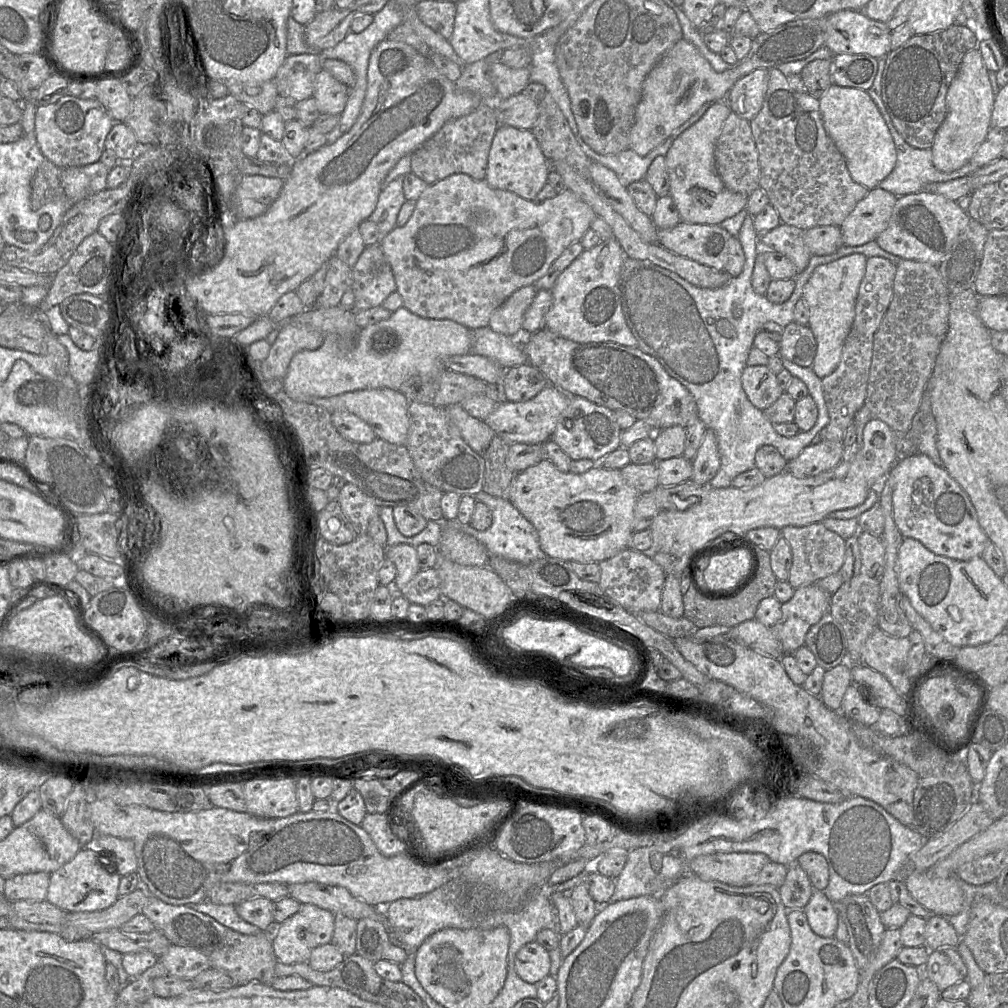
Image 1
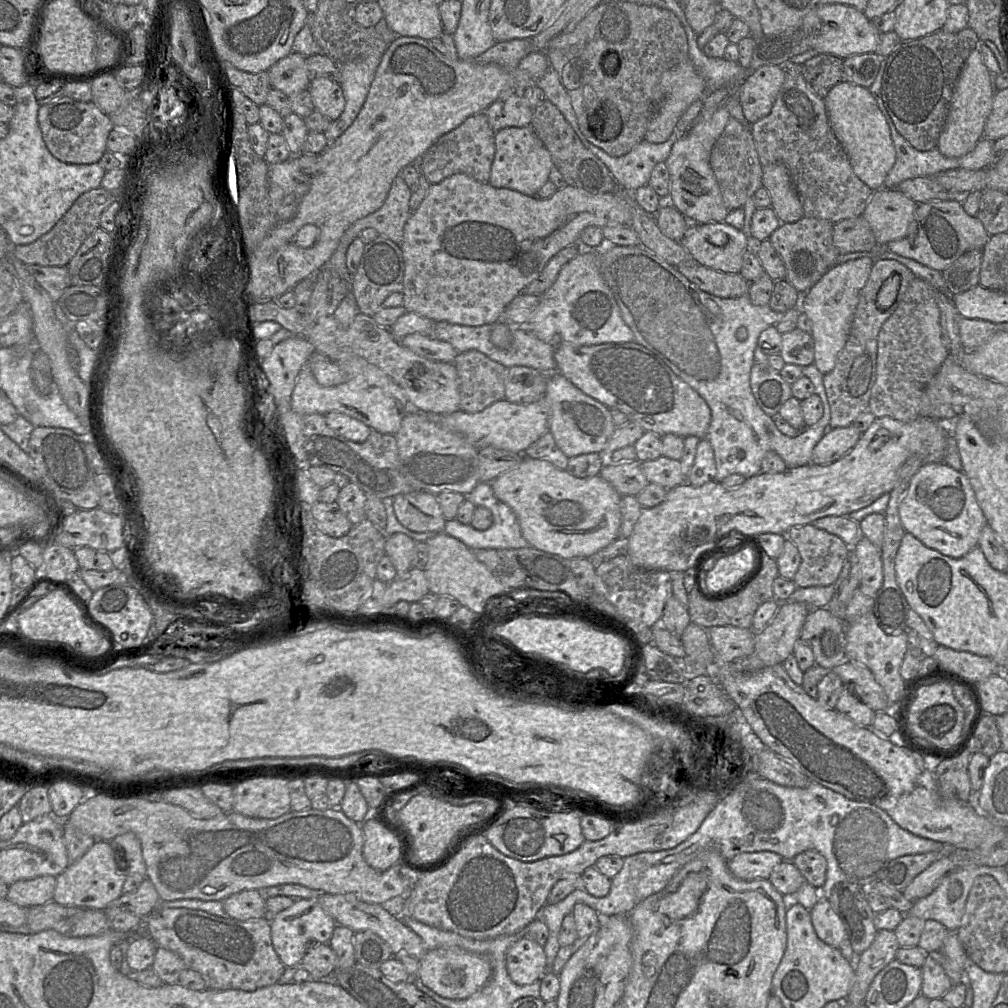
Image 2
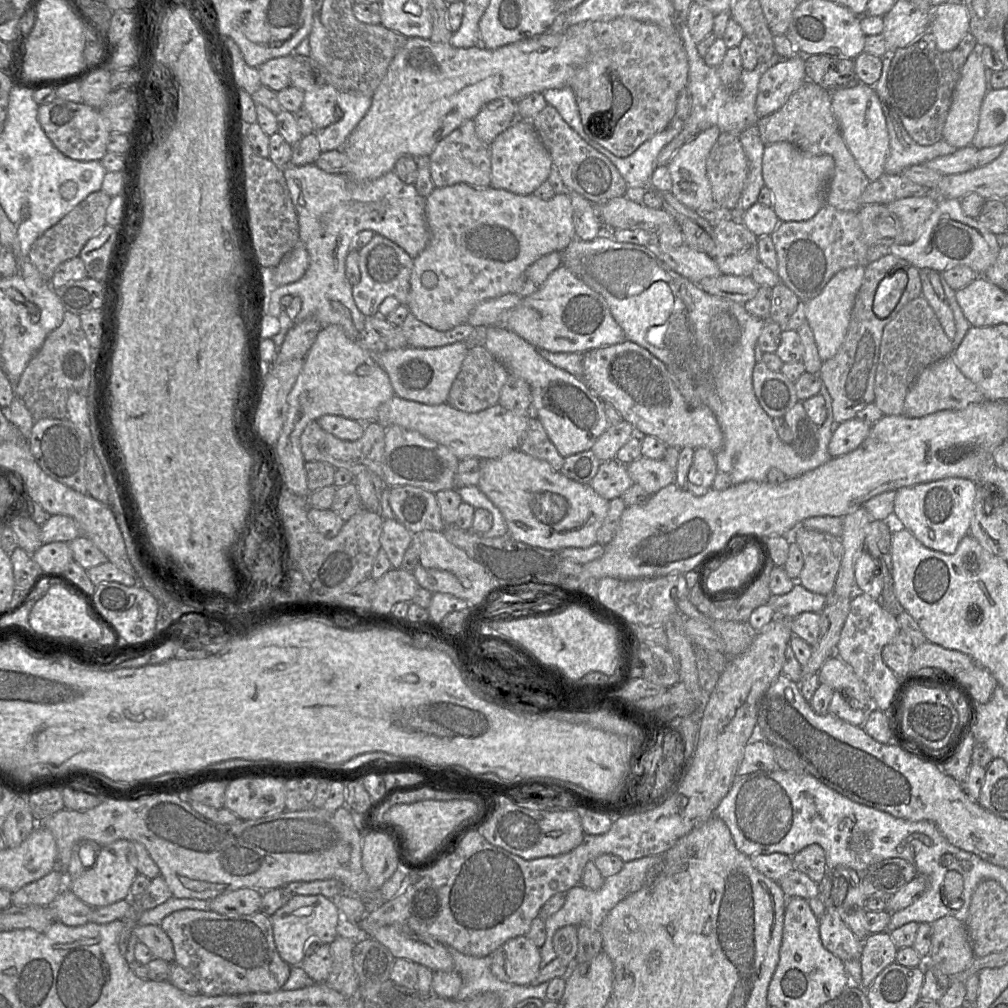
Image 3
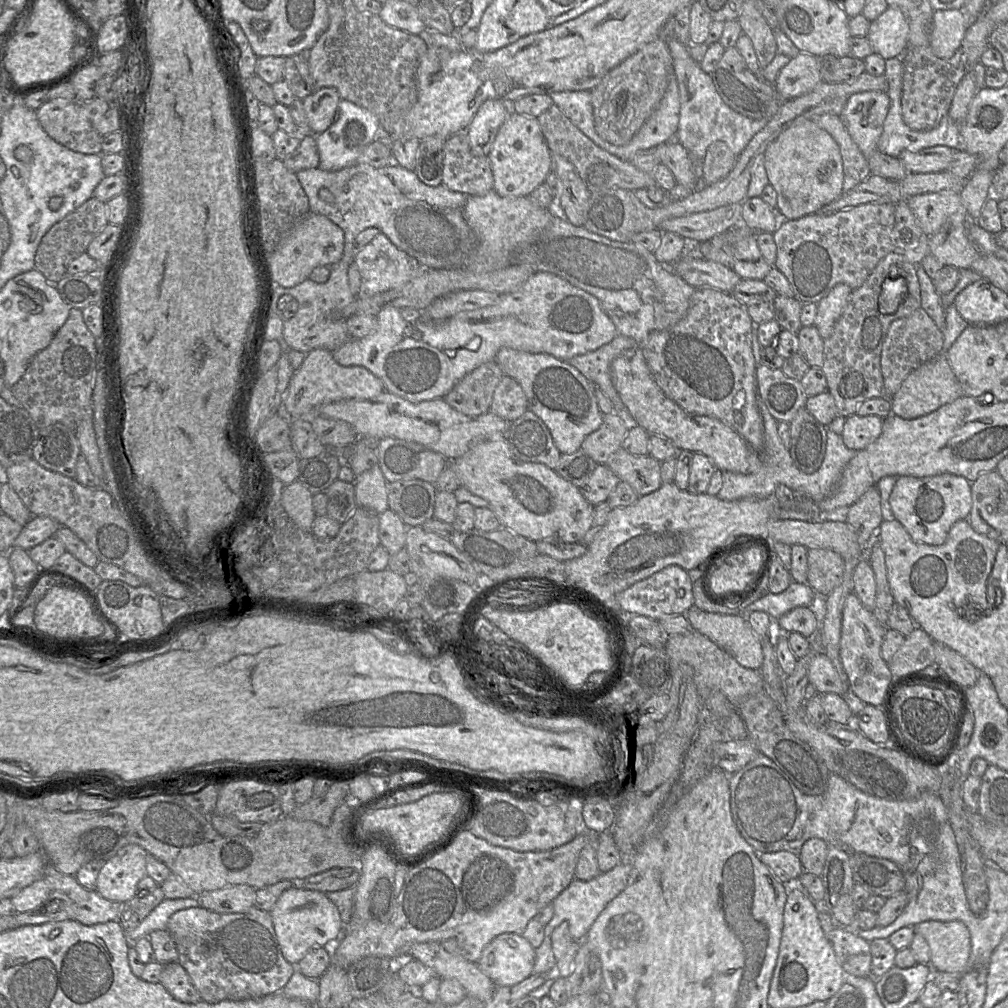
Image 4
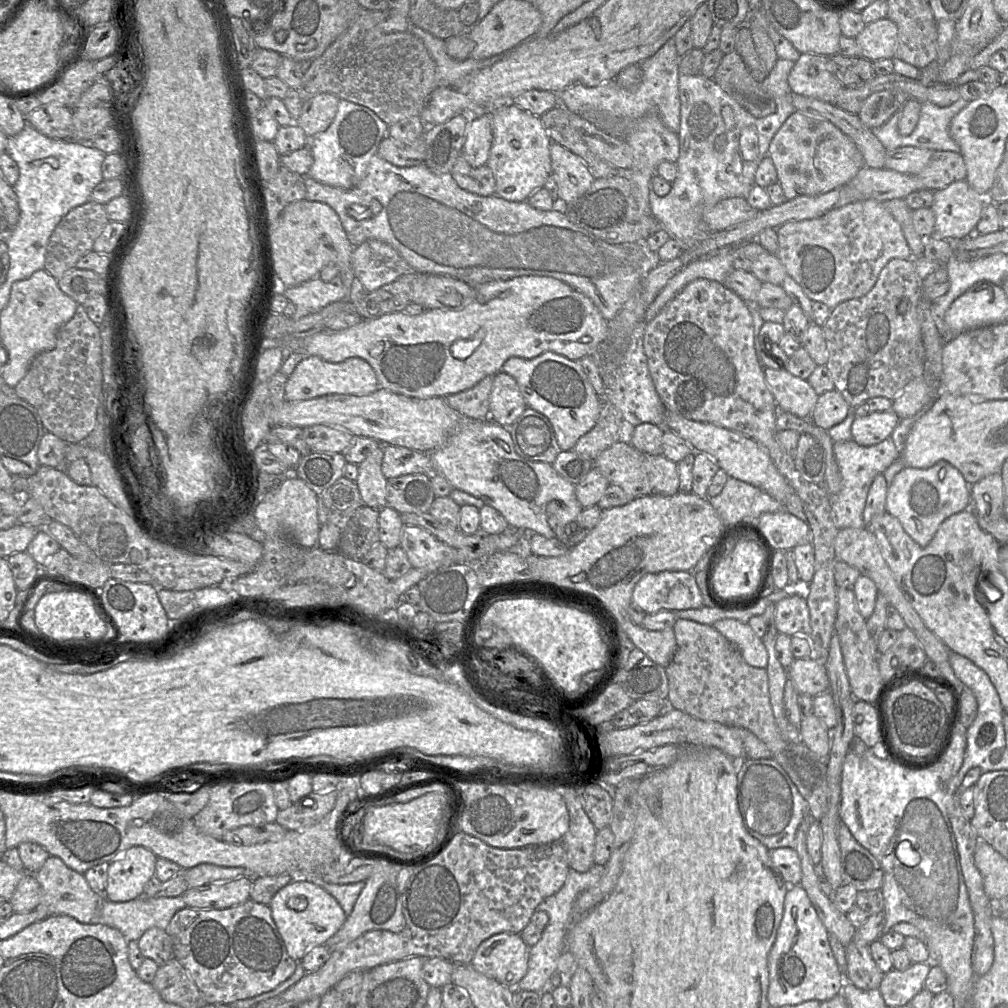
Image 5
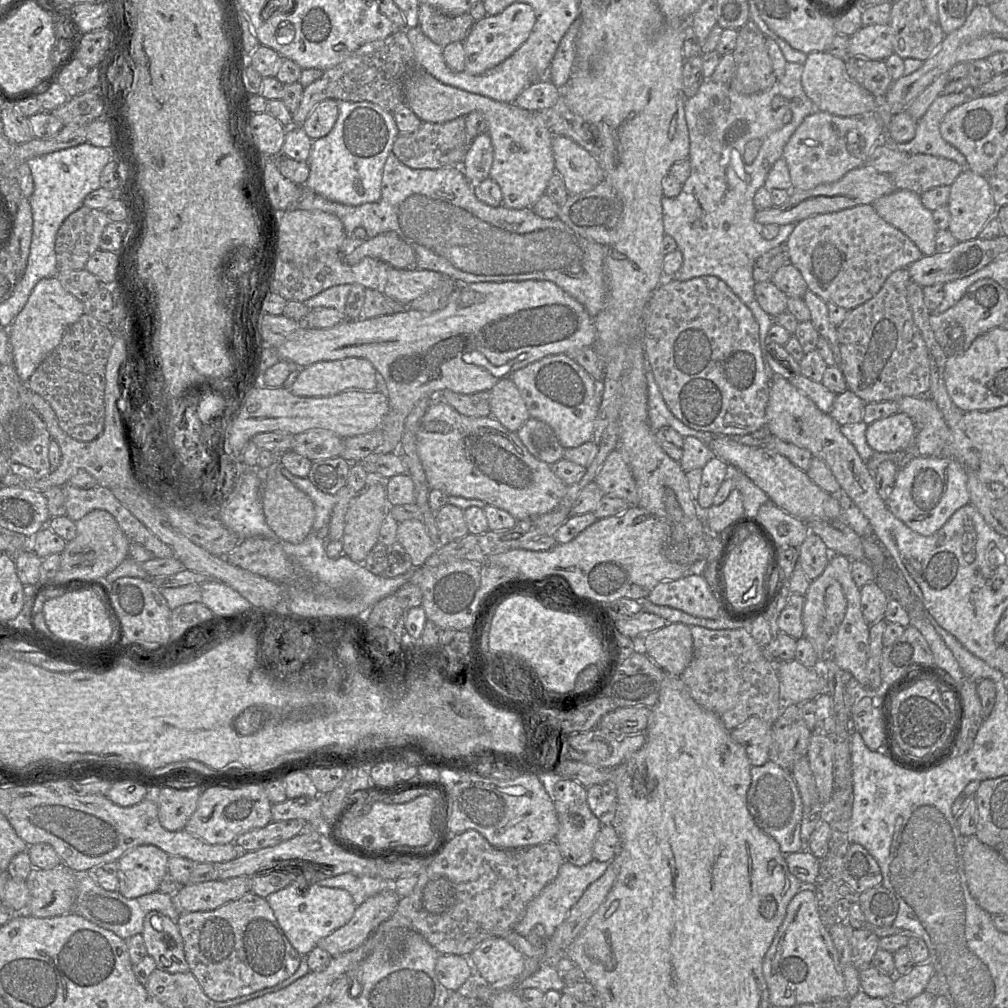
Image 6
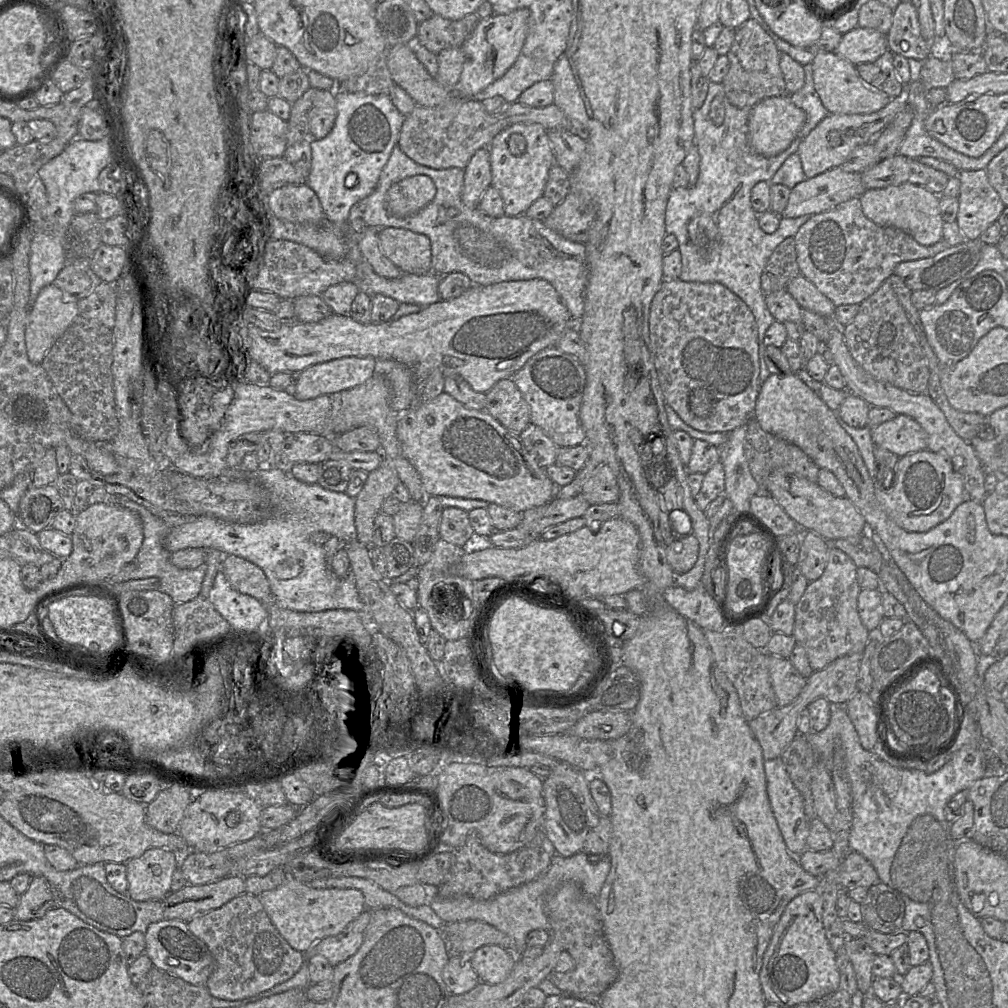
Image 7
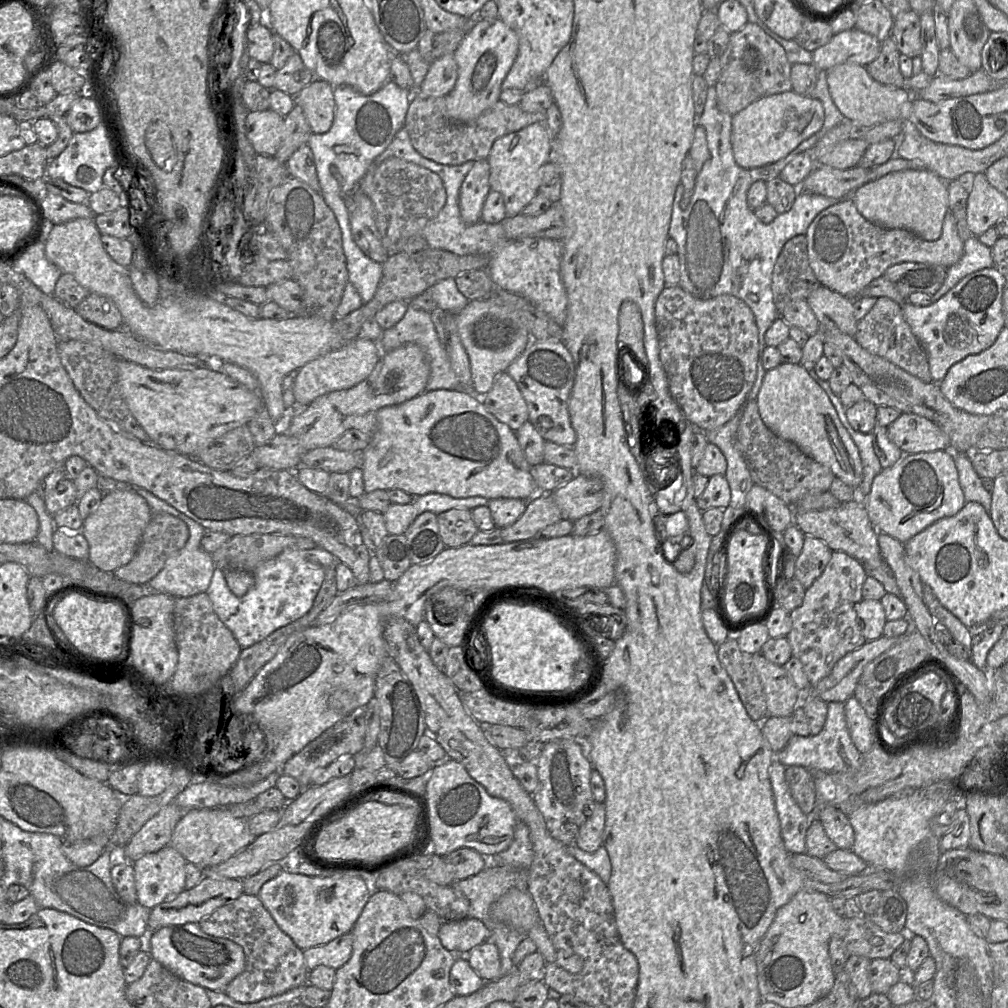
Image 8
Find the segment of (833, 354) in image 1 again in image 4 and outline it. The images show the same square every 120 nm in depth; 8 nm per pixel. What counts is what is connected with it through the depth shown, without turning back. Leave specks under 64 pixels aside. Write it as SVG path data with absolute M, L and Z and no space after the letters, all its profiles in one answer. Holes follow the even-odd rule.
M838 283L817 303L814 326L823 340L831 335L851 292L852 289L848 285Z

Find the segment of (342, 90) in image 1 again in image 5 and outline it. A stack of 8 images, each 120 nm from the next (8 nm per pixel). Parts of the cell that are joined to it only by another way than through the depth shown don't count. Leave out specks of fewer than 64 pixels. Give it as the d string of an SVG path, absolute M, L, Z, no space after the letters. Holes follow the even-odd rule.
M321 93L303 102L300 117L295 122L308 139L330 126L336 116L339 100L333 94Z

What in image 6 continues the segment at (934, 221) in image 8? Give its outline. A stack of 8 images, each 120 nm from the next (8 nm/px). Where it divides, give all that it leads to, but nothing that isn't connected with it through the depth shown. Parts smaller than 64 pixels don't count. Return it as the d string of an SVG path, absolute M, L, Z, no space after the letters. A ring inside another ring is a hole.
M896 189L871 205L884 221L904 233L923 256L936 252L935 237L938 230L933 220L933 211L923 206L920 195Z

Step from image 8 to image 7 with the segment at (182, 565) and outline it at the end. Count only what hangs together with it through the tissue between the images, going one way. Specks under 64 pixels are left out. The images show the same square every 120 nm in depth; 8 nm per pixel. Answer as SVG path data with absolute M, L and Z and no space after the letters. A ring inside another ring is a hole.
M113 495L113 503L107 503L111 505L119 505L123 508L129 509L138 514L141 519L143 525L143 533L144 539L141 545L141 548L134 559L134 571L131 572L131 579L145 579L150 577L156 577L160 580L160 589L162 593L169 595L175 604L185 603L195 599L202 587L202 583L205 577L205 568L204 566L197 567L195 569L181 569L176 567L171 562L171 554L169 551L166 550L164 547L164 539L171 531L171 527L179 527L179 526L168 526L161 518L155 516L151 513L146 507L130 500L130 499L123 499L119 497L125 497L122 495Z

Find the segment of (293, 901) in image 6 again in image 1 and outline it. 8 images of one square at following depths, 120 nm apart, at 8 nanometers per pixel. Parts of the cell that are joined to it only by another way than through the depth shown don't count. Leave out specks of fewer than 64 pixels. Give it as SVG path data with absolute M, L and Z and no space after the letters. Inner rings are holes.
M302 904L299 911L271 930L273 951L283 964L307 962L312 950L330 943L334 932L335 915L313 904Z

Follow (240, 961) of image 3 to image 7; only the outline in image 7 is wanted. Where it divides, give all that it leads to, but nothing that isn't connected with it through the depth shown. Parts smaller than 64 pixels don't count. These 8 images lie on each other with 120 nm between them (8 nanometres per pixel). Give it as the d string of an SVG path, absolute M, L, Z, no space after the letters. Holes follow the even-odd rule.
M243 893L226 904L224 904L222 907L206 912L204 914L201 914L199 916L194 917L192 920L187 922L189 930L200 940L202 940L206 946L208 947L210 953L213 956L214 959L214 970L209 976L207 982L206 982L206 988L209 991L210 995L212 997L222 999L222 1000L229 1000L229 1001L235 1001L235 1000L242 1000L245 998L249 998L252 996L256 996L266 990L271 989L272 987L281 984L290 978L292 978L301 968L303 963L305 962L305 955L299 951L294 950L287 941L282 937L282 935L279 933L279 931L275 928L273 923L271 922L269 916L267 915L260 898L248 893Z

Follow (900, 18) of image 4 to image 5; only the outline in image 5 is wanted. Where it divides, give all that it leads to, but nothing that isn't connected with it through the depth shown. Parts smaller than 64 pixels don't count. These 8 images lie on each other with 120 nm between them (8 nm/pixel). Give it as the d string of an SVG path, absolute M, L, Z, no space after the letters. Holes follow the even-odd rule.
M886 17L866 24L855 40L859 47L860 57L872 62L893 59L898 42L897 26Z

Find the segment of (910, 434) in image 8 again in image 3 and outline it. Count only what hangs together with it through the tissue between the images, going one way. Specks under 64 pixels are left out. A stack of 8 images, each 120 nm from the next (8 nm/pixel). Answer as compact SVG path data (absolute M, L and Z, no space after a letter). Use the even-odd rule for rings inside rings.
M856 417L841 423L828 444L830 456L839 457L858 448L867 438L871 426Z

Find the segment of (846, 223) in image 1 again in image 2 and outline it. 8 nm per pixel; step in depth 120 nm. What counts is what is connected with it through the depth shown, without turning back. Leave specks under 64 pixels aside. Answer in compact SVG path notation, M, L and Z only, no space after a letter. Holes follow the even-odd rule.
M880 188L873 192L861 215L869 224L879 246L904 238L908 233L909 224L914 218L917 203L897 189Z

